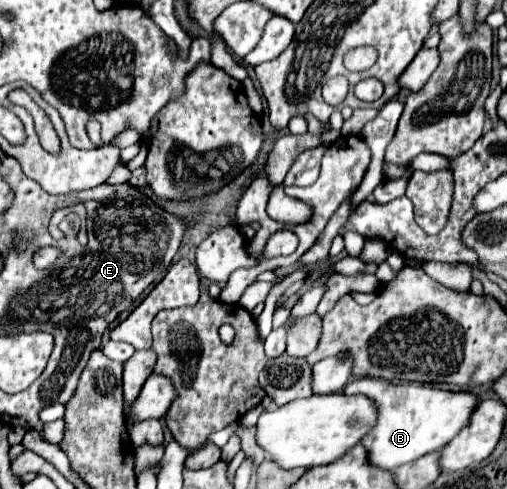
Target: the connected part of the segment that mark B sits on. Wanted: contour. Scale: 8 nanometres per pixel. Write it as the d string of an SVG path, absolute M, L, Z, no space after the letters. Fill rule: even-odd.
M360 377L344 387L348 395L366 395L376 405L376 423L364 435L362 445L368 453L368 463L380 469L394 471L396 467L416 461L426 453L440 451L452 437L458 435L460 427L468 423L476 403L480 401L474 393L452 393L432 389L420 383L396 385L384 379Z

